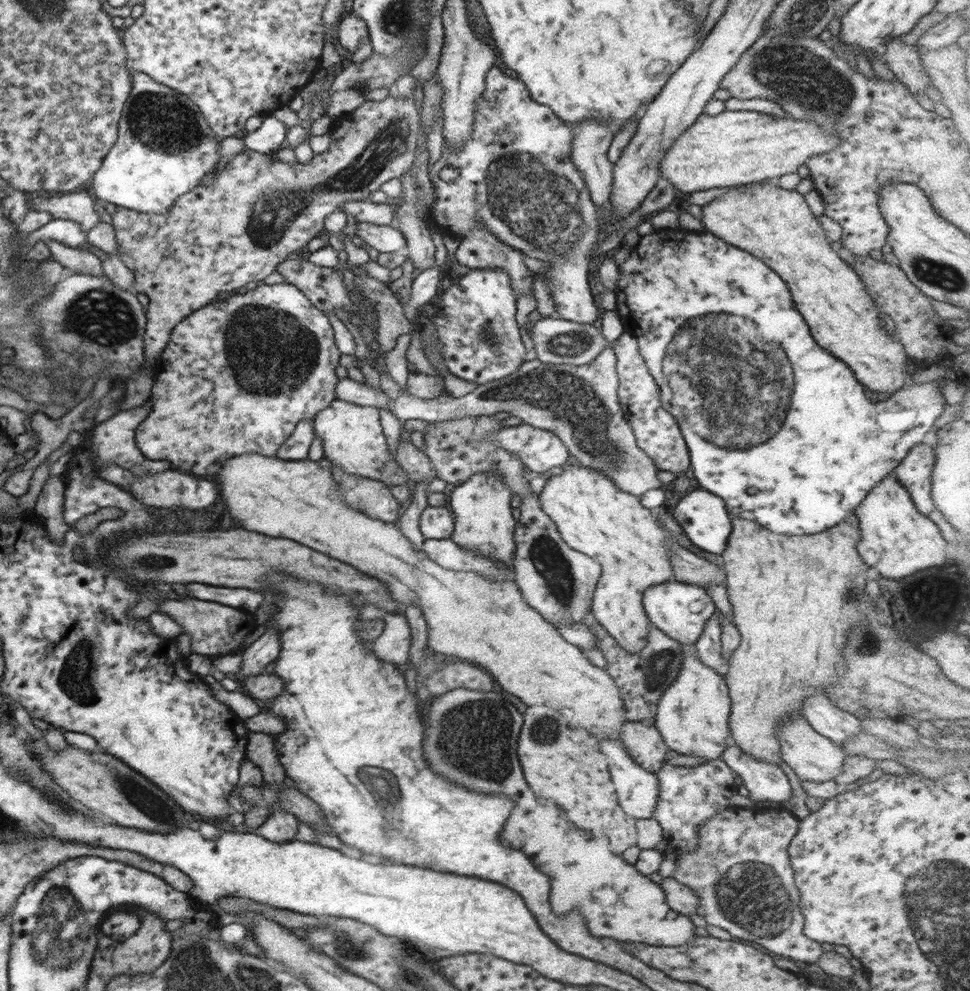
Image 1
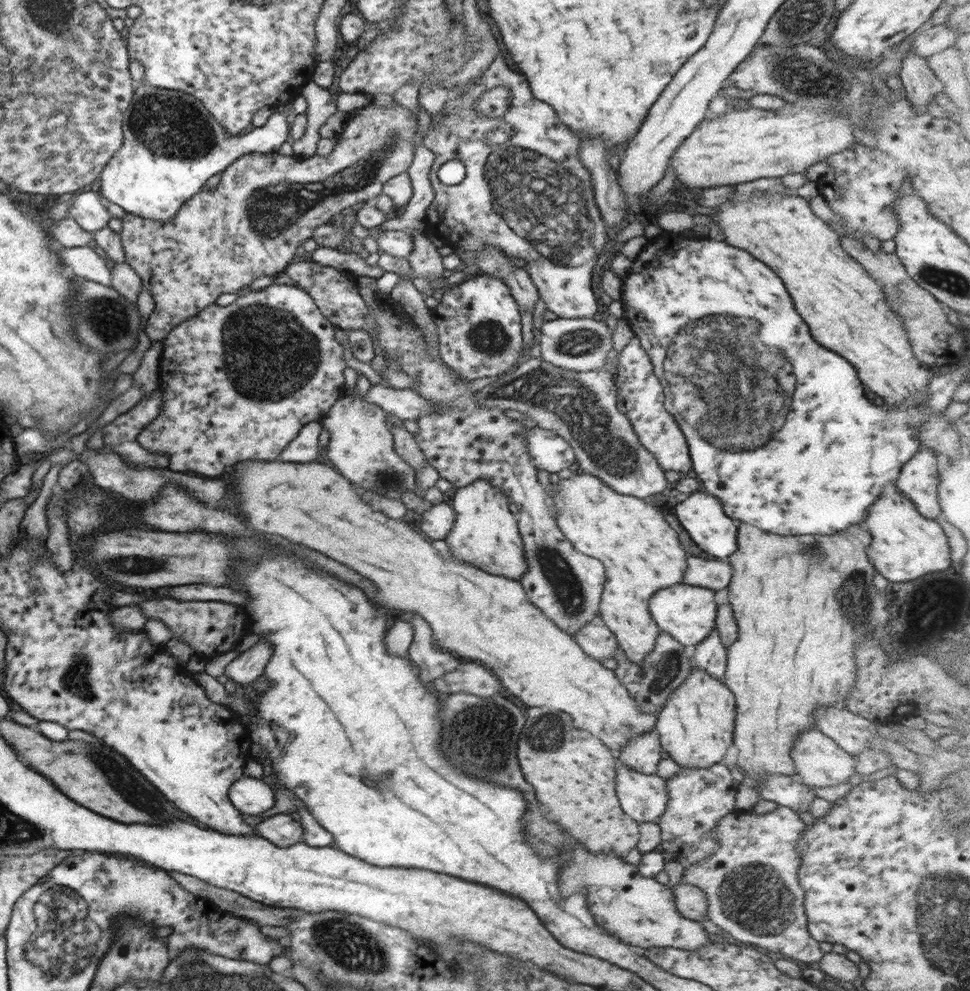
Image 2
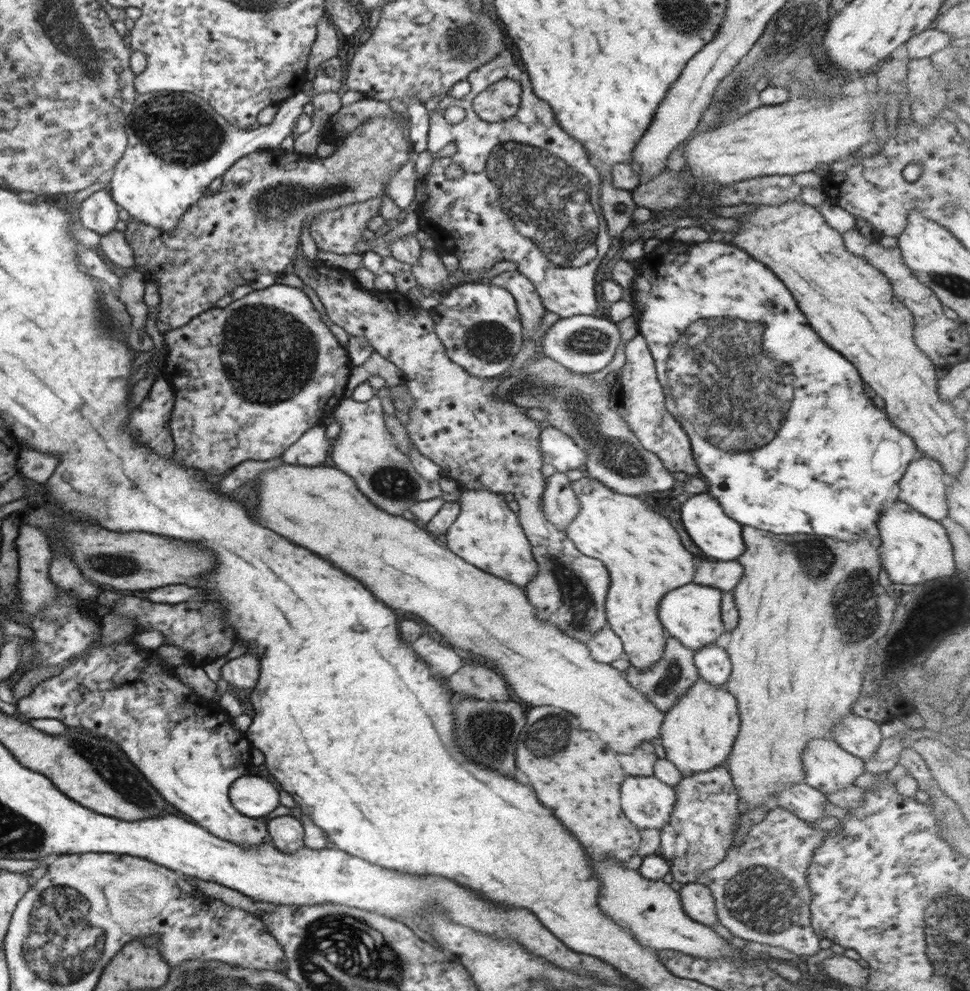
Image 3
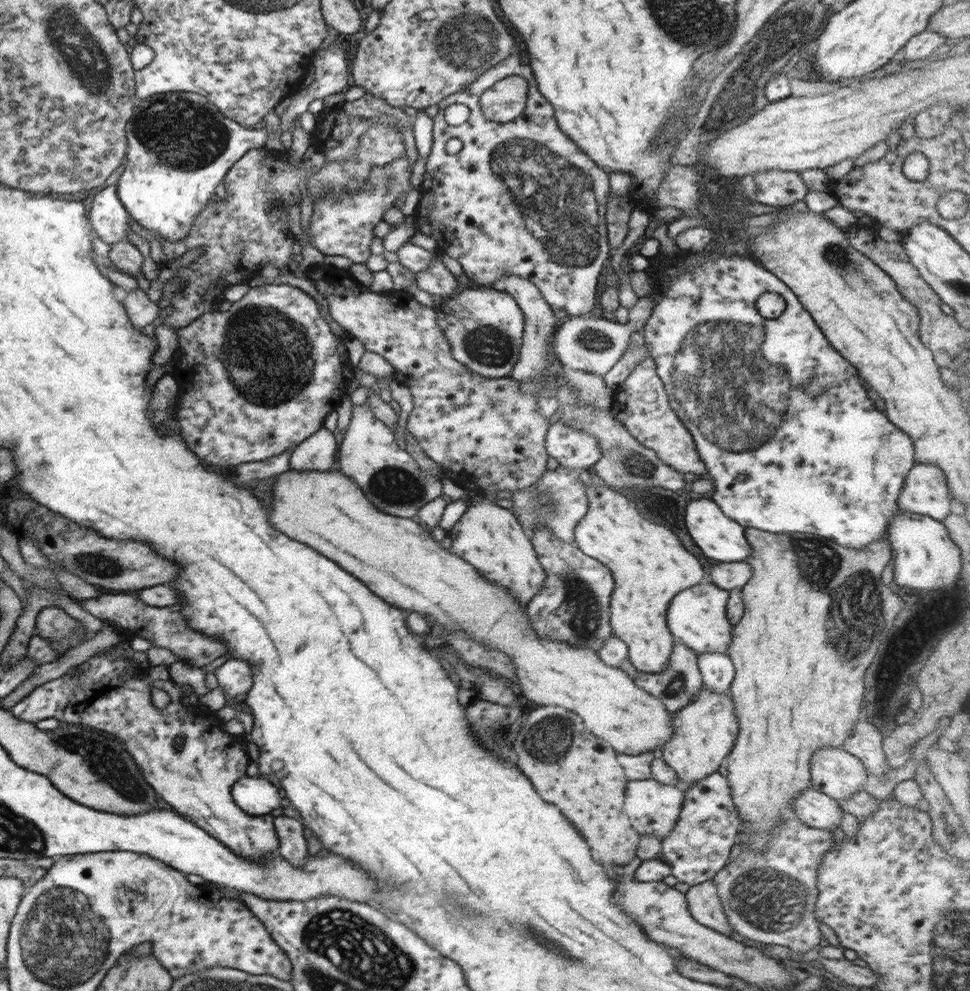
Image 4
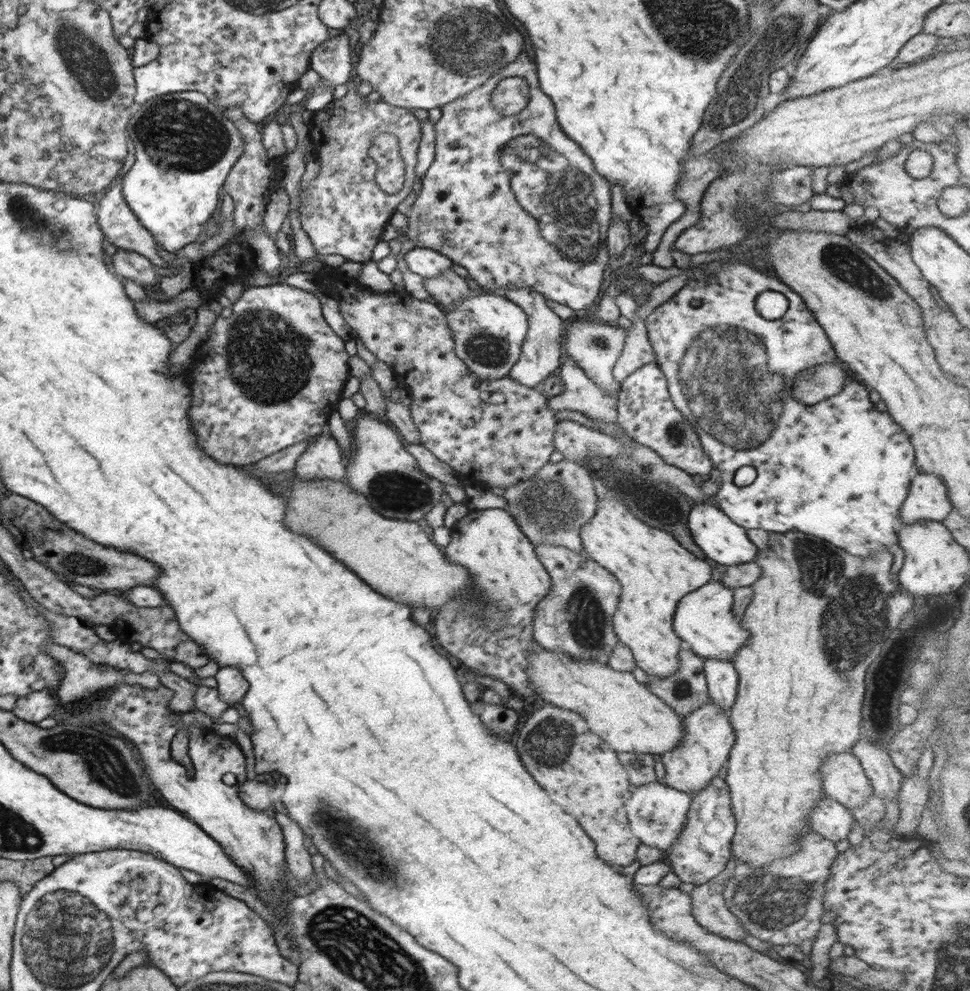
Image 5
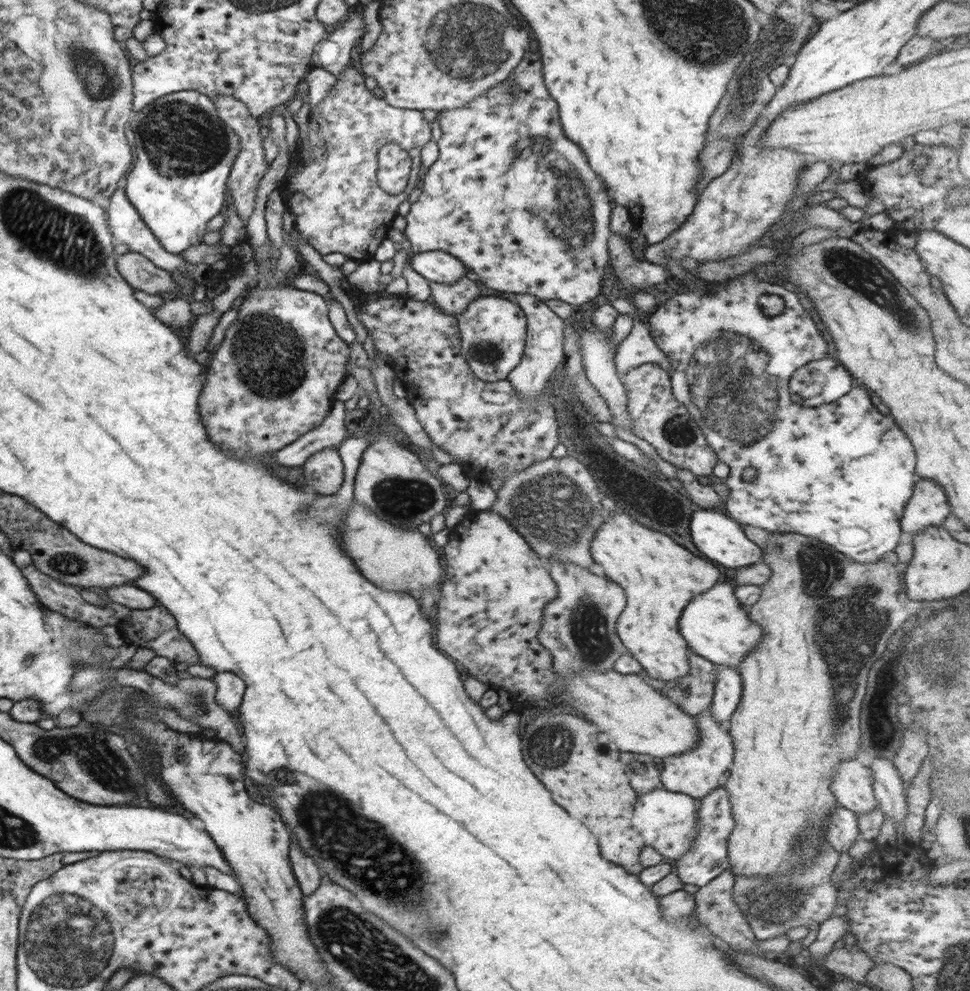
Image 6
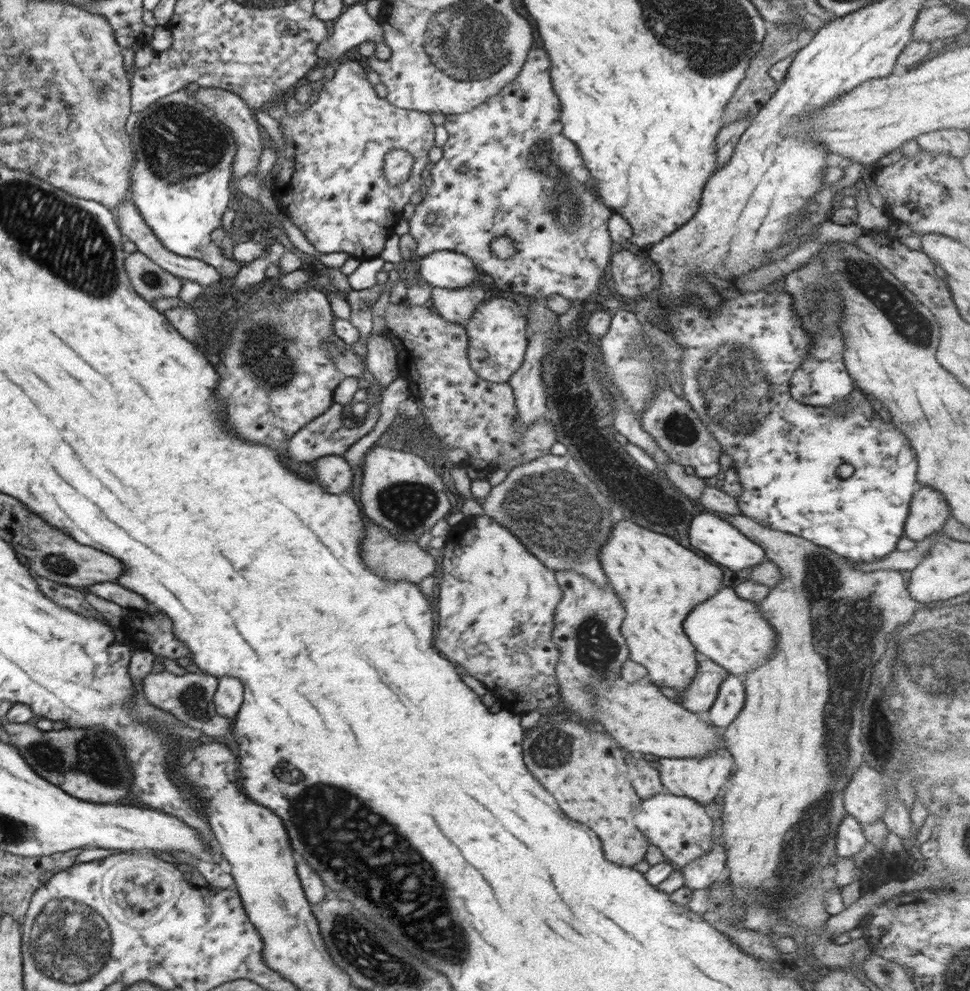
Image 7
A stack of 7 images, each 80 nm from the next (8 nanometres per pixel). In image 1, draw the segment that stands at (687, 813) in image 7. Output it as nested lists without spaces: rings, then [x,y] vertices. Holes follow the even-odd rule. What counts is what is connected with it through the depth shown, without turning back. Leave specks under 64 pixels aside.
[[[621,739],[600,740],[600,750],[608,760],[608,768],[612,774],[612,782],[618,792],[618,804],[632,814],[635,819],[653,818],[653,812],[658,800],[658,779],[654,772],[647,771],[639,765],[624,748]]]

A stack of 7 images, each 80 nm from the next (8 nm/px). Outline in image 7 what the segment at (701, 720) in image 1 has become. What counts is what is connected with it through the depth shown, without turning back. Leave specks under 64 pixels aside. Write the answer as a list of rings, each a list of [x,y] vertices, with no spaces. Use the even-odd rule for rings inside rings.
[[[724,742],[724,747],[705,757],[659,759],[655,765],[658,768],[659,777],[666,792],[687,796],[701,805],[707,805],[720,794],[723,794],[725,784],[729,780],[735,762]]]

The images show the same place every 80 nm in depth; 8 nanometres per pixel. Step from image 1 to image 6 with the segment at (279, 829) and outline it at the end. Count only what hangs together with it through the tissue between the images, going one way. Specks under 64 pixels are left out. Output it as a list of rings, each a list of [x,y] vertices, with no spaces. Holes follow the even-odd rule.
[[[295,834],[291,835],[289,859],[297,883],[304,896],[311,895],[320,884],[320,868],[301,848]]]

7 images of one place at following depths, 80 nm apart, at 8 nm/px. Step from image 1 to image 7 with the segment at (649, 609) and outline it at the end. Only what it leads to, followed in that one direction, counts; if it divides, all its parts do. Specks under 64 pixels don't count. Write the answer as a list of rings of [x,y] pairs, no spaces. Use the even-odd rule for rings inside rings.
[[[723,586],[715,595],[696,605],[684,620],[683,629],[700,654],[736,676],[764,664],[775,651],[776,633],[762,617],[760,606],[740,598],[730,586]]]

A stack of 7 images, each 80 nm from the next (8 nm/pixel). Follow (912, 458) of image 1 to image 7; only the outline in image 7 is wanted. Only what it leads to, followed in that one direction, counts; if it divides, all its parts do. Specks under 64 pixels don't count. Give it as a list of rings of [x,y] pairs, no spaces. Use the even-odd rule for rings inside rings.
[[[922,486],[916,491],[905,520],[904,536],[917,544],[934,533],[941,532],[943,524],[951,519],[951,507],[941,492]]]

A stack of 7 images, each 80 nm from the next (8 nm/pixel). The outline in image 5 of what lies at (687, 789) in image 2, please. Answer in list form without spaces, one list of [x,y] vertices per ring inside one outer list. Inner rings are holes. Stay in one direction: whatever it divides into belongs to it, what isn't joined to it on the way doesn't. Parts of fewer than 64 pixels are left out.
[[[716,776],[706,788],[693,794],[683,826],[684,830],[665,853],[665,861],[681,882],[700,886],[718,876],[731,857],[731,842],[737,822],[731,809],[729,788],[724,779]]]

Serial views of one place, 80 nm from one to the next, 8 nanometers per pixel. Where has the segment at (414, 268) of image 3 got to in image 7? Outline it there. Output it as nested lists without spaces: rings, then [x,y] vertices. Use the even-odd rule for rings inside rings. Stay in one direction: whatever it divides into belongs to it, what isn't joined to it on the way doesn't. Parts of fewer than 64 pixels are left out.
[[[479,282],[453,289],[433,287],[431,298],[440,316],[464,327],[475,308],[482,301],[486,301],[484,289]]]

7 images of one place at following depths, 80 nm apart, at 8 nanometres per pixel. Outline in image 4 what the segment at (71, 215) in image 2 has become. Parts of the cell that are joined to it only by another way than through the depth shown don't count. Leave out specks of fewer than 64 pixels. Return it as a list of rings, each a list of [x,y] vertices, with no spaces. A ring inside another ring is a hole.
[[[110,185],[100,189],[87,200],[88,218],[91,228],[100,240],[110,244],[119,240],[128,240],[130,214],[118,199],[116,187]]]

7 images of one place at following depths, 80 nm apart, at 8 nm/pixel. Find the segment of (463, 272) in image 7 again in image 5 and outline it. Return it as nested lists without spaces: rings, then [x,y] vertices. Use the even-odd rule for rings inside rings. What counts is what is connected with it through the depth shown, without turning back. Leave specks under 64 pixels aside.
[[[414,247],[403,256],[408,268],[423,276],[432,278],[441,272],[452,270],[453,259],[426,247]]]

